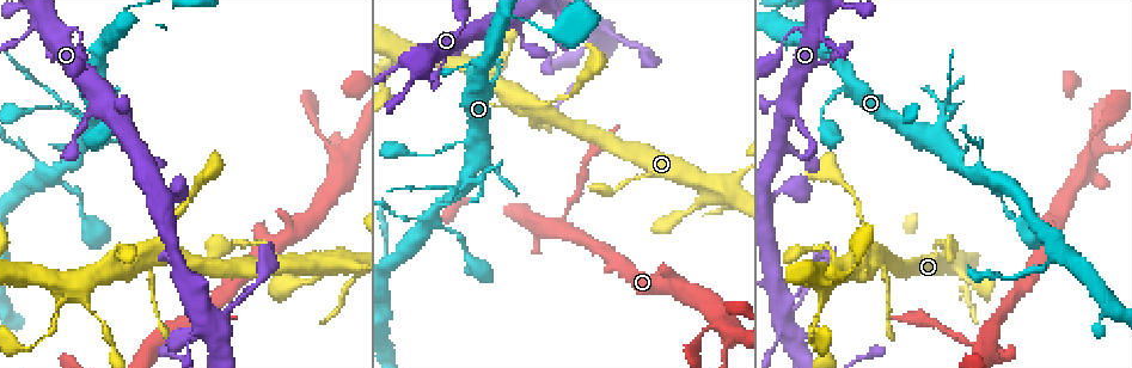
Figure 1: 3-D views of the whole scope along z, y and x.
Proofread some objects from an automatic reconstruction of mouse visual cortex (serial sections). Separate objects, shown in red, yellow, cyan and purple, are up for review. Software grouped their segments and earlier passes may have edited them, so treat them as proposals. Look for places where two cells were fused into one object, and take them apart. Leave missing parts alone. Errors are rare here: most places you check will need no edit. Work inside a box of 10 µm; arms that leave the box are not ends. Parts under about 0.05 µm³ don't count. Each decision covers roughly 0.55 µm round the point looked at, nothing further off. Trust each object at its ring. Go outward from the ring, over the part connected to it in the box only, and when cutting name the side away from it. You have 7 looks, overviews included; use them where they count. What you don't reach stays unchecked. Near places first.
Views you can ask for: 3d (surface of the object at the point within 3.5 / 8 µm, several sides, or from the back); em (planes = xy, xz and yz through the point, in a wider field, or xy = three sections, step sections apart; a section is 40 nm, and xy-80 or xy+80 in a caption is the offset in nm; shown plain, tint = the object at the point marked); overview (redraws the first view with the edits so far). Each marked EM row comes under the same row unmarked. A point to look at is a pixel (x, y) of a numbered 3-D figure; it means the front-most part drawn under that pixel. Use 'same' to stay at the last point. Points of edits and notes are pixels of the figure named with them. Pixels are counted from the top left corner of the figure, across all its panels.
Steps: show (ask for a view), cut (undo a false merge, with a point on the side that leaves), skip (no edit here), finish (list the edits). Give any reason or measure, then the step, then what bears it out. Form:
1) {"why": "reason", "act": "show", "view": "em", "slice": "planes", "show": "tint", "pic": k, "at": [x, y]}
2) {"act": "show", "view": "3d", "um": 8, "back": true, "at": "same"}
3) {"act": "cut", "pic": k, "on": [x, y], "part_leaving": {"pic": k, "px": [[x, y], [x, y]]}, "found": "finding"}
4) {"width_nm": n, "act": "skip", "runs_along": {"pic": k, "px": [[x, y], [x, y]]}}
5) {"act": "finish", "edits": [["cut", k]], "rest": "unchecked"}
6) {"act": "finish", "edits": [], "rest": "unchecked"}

{"why": "thin arm on a thick one", "act": "show", "view": "3d", "um": 3.5, "pic": 1, "at": [821, 290]}

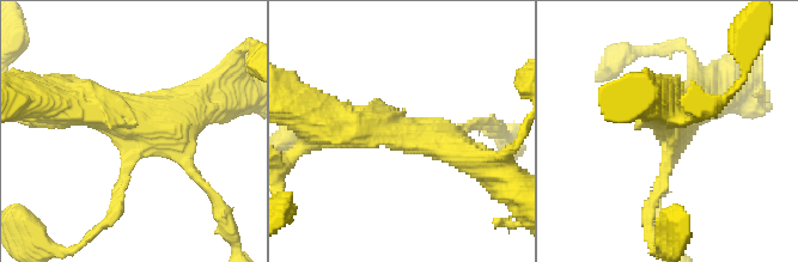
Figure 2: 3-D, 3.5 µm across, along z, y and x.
{"arms": 4, "arm_widths_nm": [150, 250, 450, 500], "why": "shape alone is not enough", "act": "show", "view": "em", "slice": "planes", "show": "tint", "pic": 2, "at": [142, 126]}

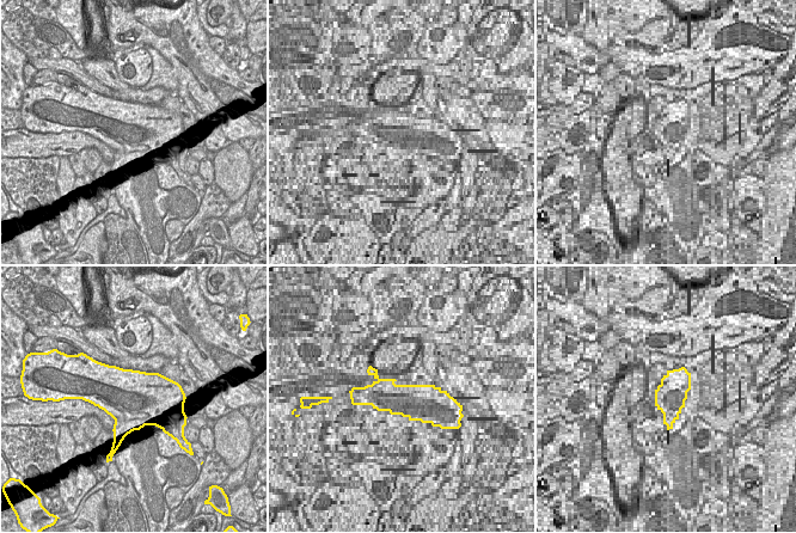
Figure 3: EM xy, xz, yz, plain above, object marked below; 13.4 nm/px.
{"width_nm": 750, "act": "skip", "runs_along": {"pic": 2, "px": [[481, 164], [433, 136], [337, 128]]}, "found": "one cell here"}

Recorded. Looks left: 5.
{"why": "a narrow waist", "act": "show", "view": "3d", "um": 3.5, "pic": 1, "at": [861, 222]}

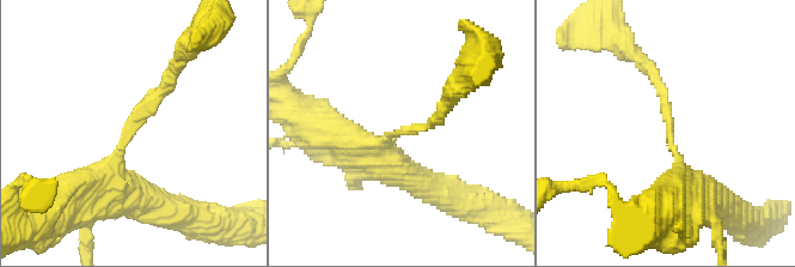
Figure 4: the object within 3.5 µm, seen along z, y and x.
{"arm_widths_nm": [150, 450], "act": "show", "view": "em", "slice": "xy", "step": 5, "show": "tint", "pic": 4, "at": [389, 136]}

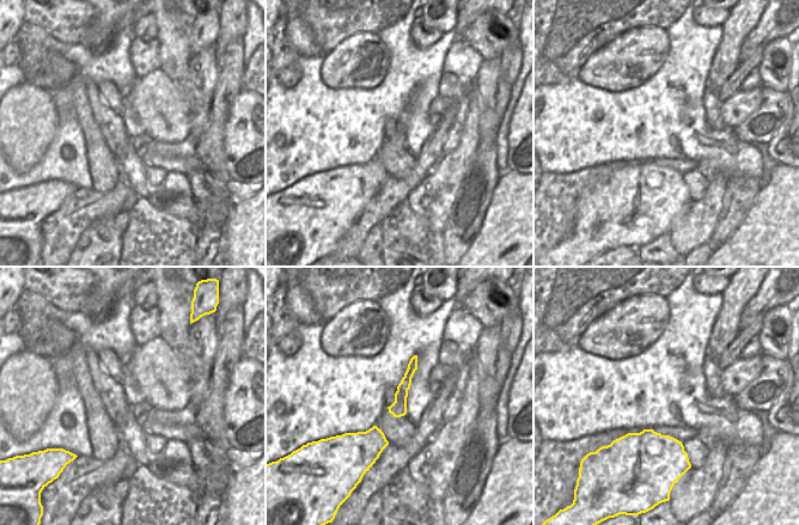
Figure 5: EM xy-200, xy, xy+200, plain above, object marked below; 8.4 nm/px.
{"act": "skip", "runs_along": {"pic": 4, "px": [[120, 198], [120, 139], [171, 73]]}, "found": "continuous, no second cell"}

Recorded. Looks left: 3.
{"why": "small branch off a trunk", "act": "show", "view": "3d", "um": 8, "pic": 1, "at": [599, 23]}

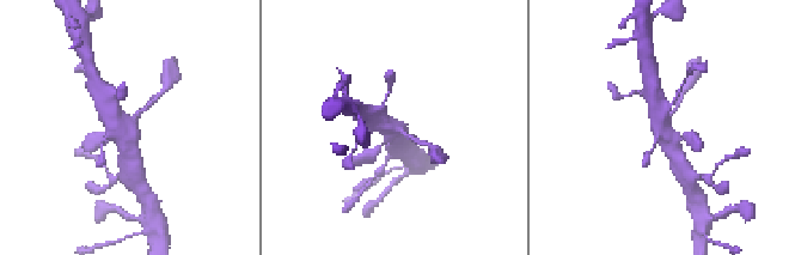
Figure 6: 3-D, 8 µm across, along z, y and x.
{"why": "zoom in", "act": "show", "view": "3d", "um": 3.5, "at": "same"}

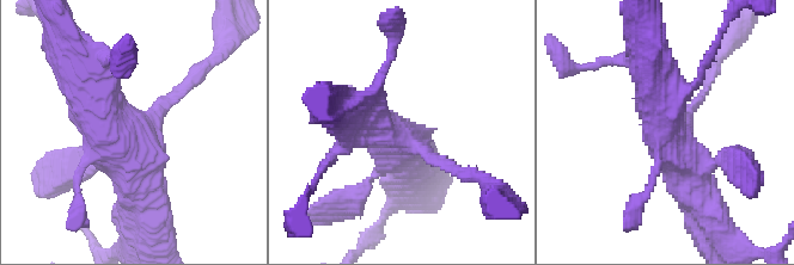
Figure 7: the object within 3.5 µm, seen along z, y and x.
{"act": "show", "view": "em", "slice": "xy", "step": 5, "show": "tint", "pic": 7, "at": [397, 135]}

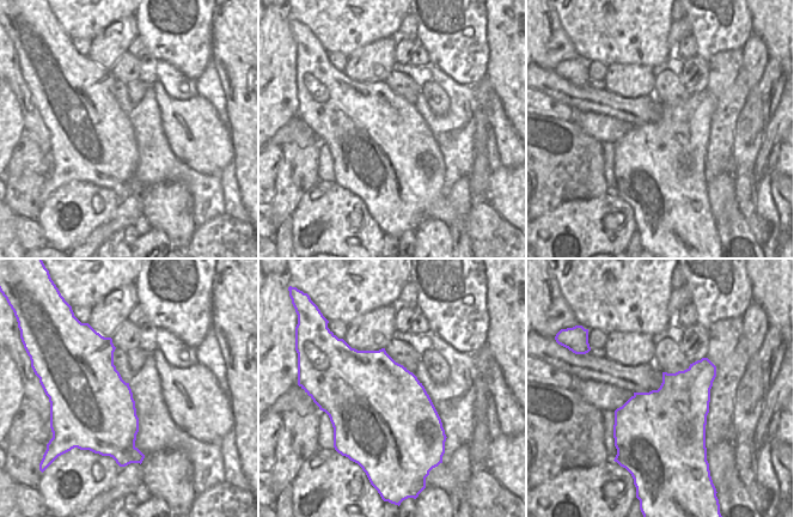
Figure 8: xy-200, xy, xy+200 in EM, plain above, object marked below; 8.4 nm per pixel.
{"act": "skip", "runs_along": {"pic": 7, "px": [[72, 61], [138, 197]]}, "found": "continuous, no second cell"}

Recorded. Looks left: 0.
{"act": "finish", "edits": [], "rest": "unchecked"}

